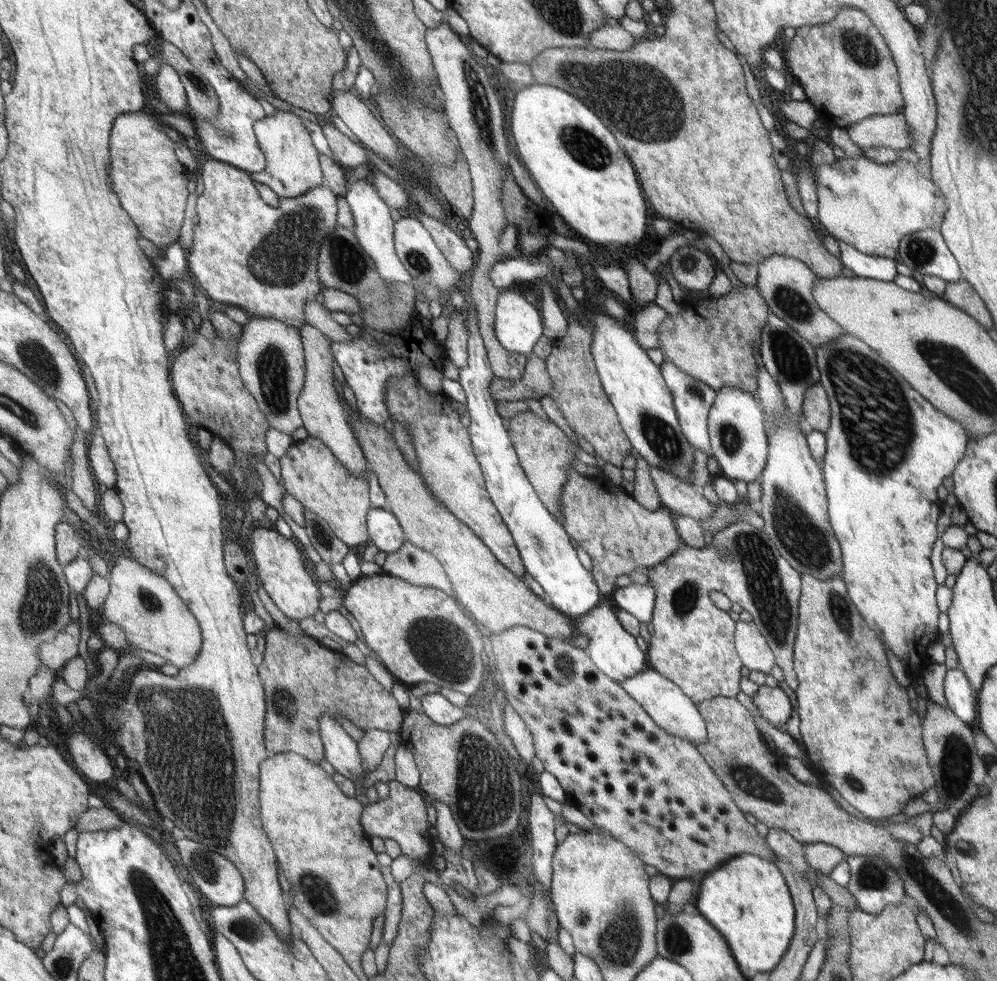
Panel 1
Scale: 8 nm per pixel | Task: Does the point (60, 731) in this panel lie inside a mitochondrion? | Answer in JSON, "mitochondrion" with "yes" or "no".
{"mitochondrion":"no"}

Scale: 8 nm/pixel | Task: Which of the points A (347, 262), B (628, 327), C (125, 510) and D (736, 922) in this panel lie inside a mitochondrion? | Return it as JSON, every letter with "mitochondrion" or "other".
{"A":"mitochondrion","B":"other","C":"other","D":"other"}

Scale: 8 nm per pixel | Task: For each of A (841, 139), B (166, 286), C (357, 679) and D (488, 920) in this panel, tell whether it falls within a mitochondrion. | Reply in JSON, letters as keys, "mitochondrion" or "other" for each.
{"A":"other","B":"other","C":"other","D":"other"}

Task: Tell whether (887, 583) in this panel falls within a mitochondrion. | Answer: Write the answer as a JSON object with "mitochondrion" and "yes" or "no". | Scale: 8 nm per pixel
{"mitochondrion":"no"}

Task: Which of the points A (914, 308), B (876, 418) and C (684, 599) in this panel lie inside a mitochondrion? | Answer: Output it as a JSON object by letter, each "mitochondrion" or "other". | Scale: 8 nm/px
{"A":"other","B":"mitochondrion","C":"mitochondrion"}

